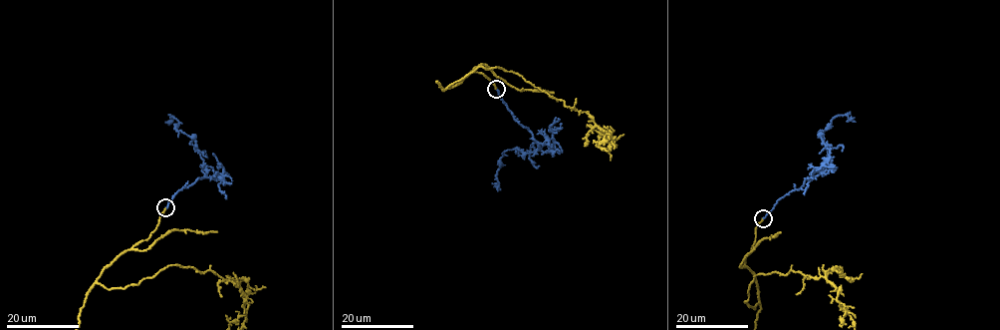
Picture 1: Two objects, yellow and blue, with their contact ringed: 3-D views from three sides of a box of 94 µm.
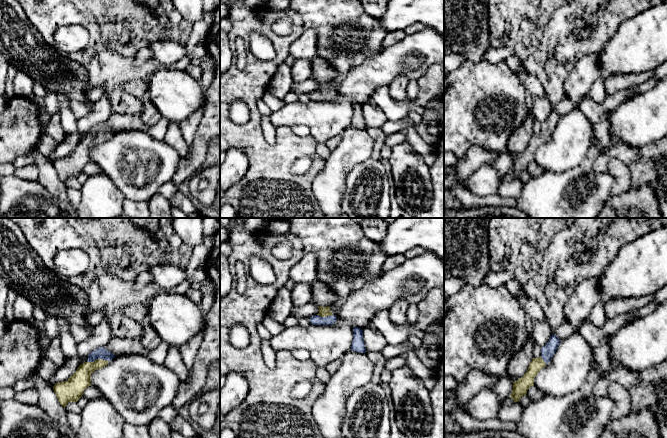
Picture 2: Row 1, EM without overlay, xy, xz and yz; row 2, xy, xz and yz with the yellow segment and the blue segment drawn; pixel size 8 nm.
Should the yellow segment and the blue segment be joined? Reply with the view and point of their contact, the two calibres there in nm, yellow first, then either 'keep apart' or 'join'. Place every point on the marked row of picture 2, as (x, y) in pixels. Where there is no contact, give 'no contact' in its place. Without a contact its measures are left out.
xy (98, 359) | 160/100 nm | join

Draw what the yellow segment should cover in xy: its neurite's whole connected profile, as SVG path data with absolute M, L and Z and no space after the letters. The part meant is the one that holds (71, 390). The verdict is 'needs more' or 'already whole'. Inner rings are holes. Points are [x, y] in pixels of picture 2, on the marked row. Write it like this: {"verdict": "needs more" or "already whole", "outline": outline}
{"verdict": "needs more", "outline": "M105 347L92 351L87 361L81 364L67 381L56 383L53 386L60 404L65 408L69 402L77 402L82 397L84 390L91 386L91 374L107 366L113 358L115 355L107 351Z"}

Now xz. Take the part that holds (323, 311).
{"verdict": "needs more", "outline": "M318 306L319 313L317 315L310 317L310 322L312 325L332 325L336 322L337 317L330 311L330 307Z"}

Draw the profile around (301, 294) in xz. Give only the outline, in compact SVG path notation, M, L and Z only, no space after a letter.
M297 283L291 291L293 307L308 305L312 301L311 284Z

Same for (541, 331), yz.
M530 319L530 325L532 327L535 343L539 344L541 347L544 347L553 334L549 325L547 322L537 319Z

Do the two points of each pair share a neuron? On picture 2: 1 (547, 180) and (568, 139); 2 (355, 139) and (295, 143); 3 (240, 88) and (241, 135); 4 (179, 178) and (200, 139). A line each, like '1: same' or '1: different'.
1: different
2: different
3: same
4: same

